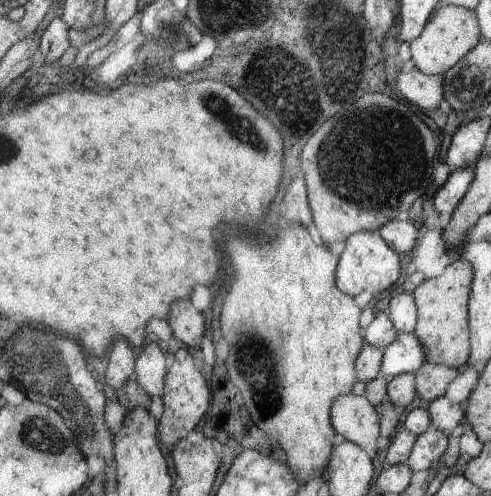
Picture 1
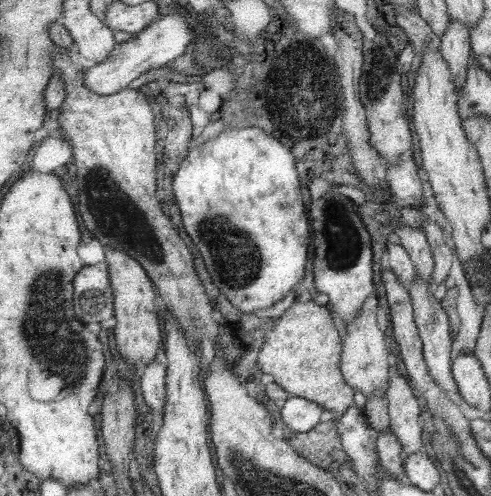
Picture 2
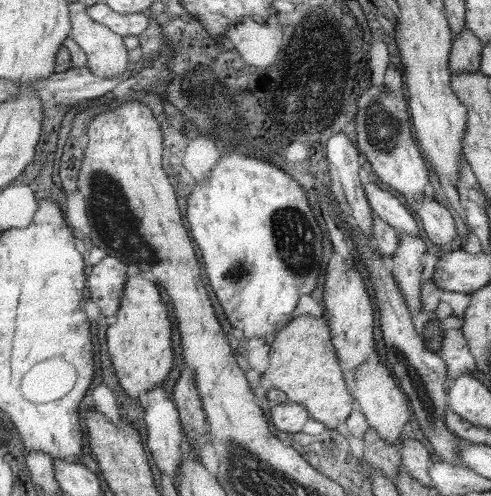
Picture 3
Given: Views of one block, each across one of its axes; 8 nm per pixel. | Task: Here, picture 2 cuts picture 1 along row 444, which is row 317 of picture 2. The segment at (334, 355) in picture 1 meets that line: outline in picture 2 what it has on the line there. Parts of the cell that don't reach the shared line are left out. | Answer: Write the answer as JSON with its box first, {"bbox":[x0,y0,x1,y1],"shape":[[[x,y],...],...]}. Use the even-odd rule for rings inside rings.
{"bbox":[259,302,357,432],"shape":[[[295,302],[293,308],[287,310],[285,316],[281,316],[273,328],[271,334],[267,334],[267,340],[259,354],[259,366],[265,374],[271,374],[275,378],[275,384],[281,384],[287,392],[291,392],[291,398],[283,406],[283,420],[285,424],[295,432],[311,432],[319,426],[323,412],[337,412],[337,418],[349,412],[349,408],[355,406],[357,390],[347,384],[343,374],[343,352],[345,344],[341,344],[339,330],[335,328],[333,316],[325,306],[311,302]]]}

